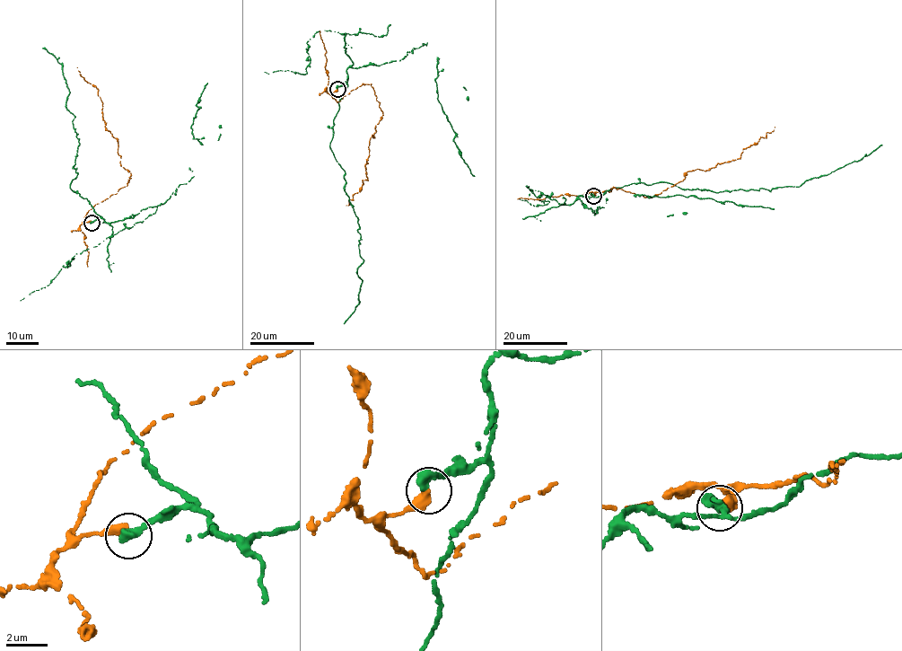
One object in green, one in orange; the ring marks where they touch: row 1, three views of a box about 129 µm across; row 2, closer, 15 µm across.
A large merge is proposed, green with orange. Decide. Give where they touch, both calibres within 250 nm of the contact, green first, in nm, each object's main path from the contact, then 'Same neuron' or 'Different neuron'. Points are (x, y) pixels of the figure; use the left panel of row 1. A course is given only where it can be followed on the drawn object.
Place: (91, 223). Thickness 500 nm (green) against 460 nm. Course of green: (91, 223), (101, 216), (70, 187), (79, 143), (69, 91), (61, 64), (42, 48). Course of orange: (91, 223), (83, 223), (88, 211), (131, 175), (106, 128), (98, 90), (77, 68). Different neuron

